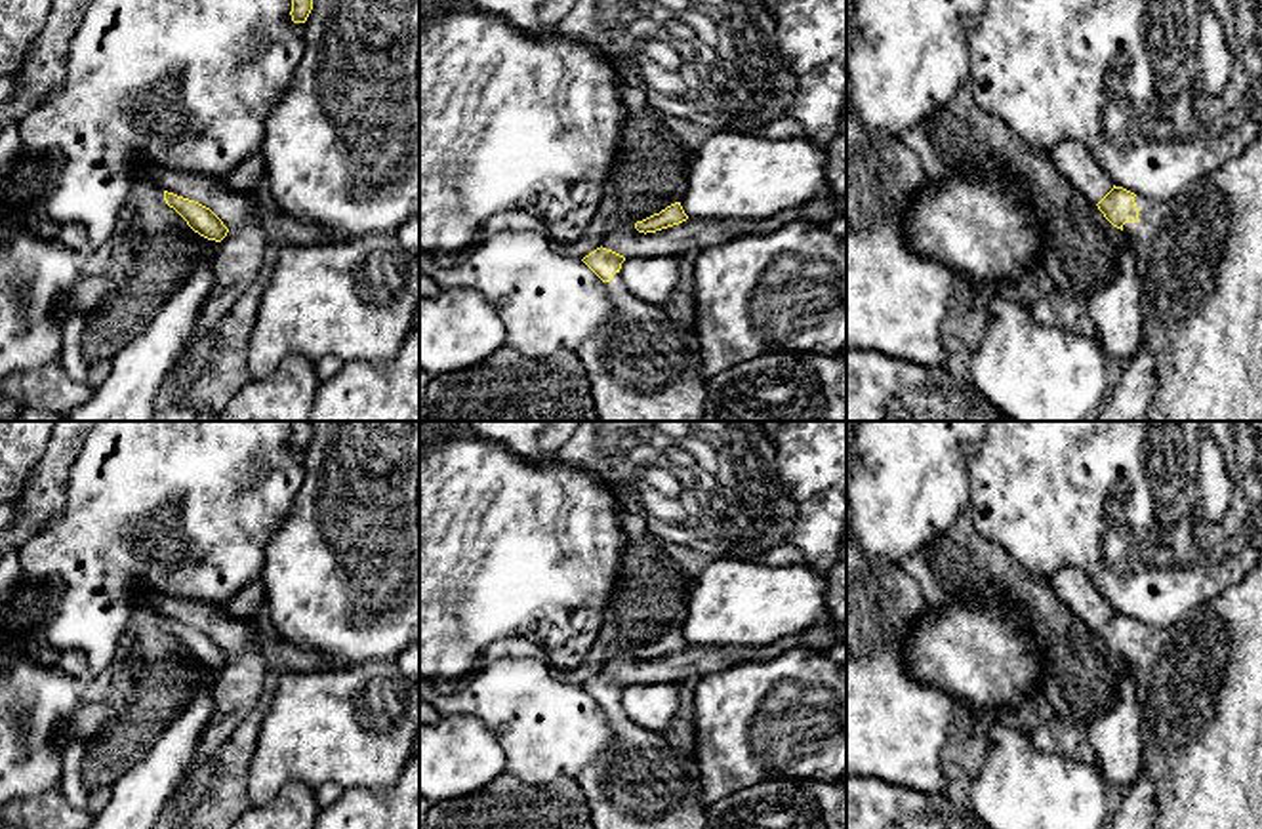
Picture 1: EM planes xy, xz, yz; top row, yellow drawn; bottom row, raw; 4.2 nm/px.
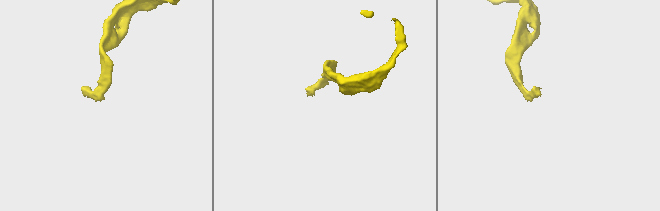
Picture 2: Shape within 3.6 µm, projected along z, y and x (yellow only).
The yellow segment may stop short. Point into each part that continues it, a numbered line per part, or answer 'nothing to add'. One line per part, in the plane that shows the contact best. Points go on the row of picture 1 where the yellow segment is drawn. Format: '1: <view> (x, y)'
1: yz (1200, 254)

